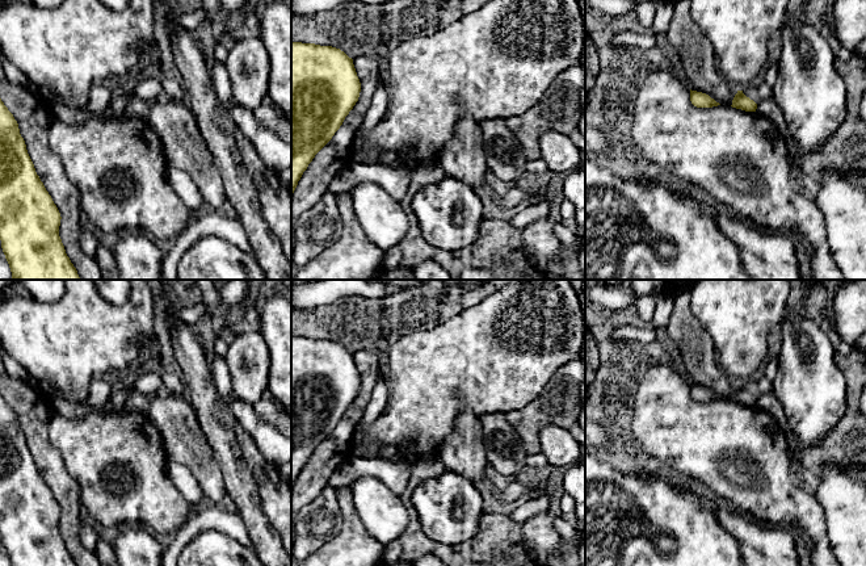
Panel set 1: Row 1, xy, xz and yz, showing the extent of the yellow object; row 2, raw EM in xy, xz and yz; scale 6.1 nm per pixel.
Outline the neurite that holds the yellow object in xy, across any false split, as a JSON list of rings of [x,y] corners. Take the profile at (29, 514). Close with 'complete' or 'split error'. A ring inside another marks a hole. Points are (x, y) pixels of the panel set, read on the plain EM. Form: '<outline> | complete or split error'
[[[0,393],[0,534],[10,566],[77,566],[59,531],[60,513],[35,466],[18,418]]] | complete

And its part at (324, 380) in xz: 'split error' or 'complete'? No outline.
complete

